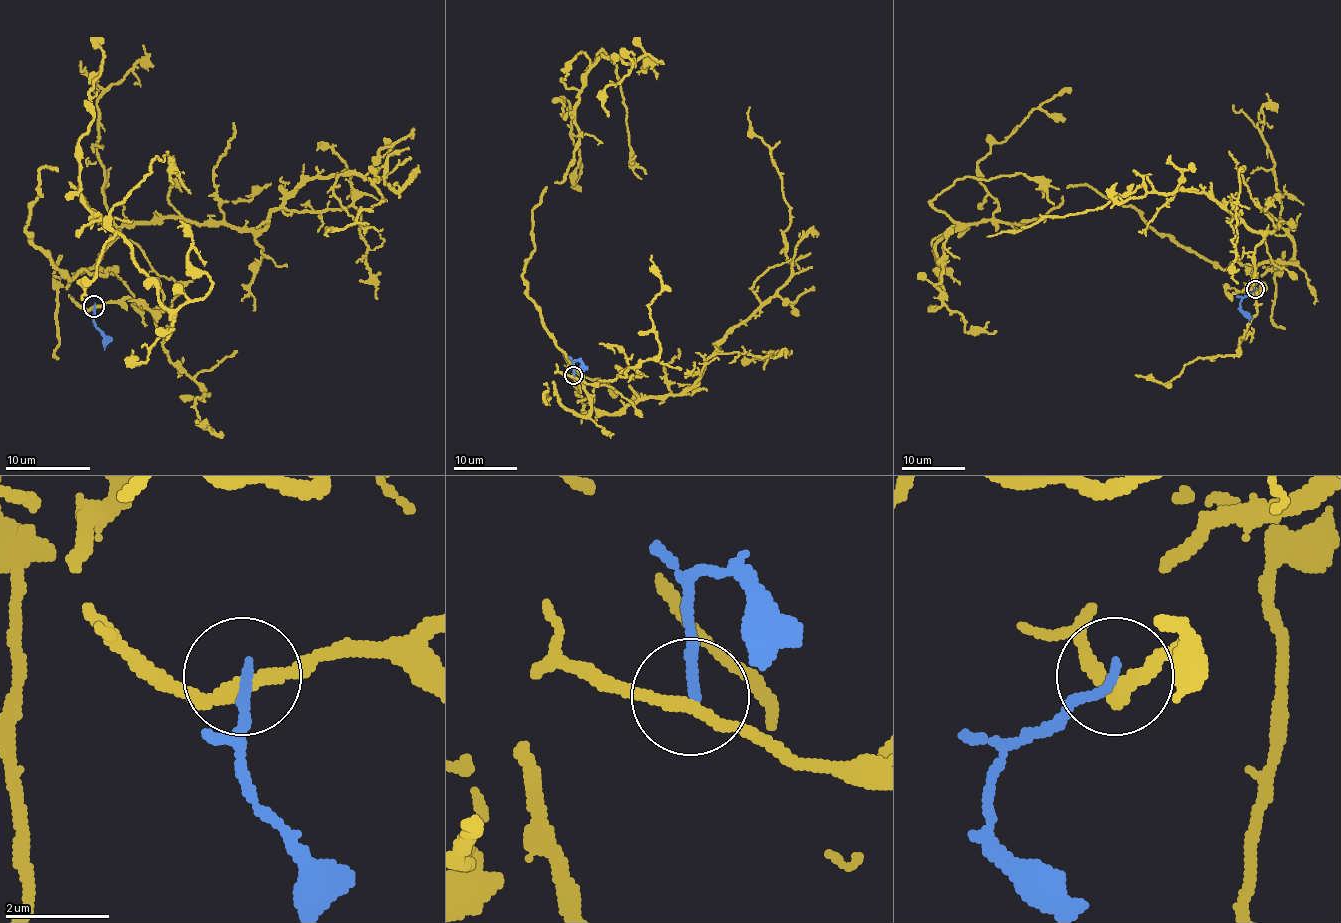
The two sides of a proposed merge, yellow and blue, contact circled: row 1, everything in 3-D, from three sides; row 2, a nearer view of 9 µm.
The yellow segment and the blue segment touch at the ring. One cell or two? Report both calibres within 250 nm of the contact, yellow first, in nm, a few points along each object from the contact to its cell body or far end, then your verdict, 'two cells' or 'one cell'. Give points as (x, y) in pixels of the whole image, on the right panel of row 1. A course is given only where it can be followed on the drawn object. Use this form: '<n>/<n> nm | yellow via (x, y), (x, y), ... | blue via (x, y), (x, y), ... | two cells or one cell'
240/200 nm | yellow via (1255, 290), (1296, 261), (1220, 269), (1070, 185), (1037, 218), (954, 228), (936, 244), (941, 292), (954, 225) | blue via (1255, 288), (1241, 301), (1250, 322) | two cells

